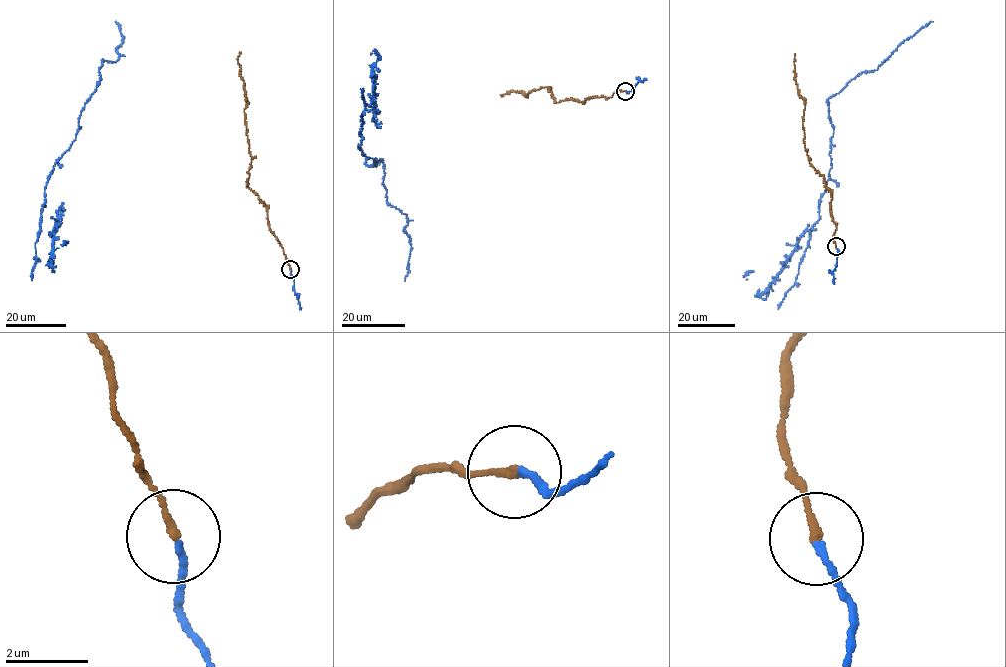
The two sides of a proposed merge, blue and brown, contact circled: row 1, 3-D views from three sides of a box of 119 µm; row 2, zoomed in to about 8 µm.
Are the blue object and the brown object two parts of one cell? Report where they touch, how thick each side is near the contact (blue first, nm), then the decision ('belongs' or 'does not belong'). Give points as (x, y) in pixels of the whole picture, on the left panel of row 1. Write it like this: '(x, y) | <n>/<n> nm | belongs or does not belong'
(290, 269) | 150/170 nm | belongs

